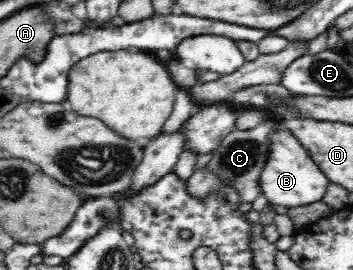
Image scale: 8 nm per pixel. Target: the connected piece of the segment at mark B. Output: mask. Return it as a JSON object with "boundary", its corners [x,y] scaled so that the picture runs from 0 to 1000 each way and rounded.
{"boundary":[[[779,474],[759,500],[759,578],[731,663],[737,715],[759,756],[813,770],[909,744],[932,670],[892,604],[819,478]]]}

